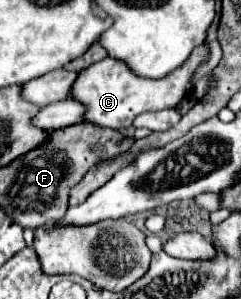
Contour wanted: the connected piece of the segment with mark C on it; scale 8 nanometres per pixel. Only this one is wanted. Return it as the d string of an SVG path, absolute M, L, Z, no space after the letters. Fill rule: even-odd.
M199 45L193 49L193 57L177 69L177 73L169 73L169 77L161 79L147 79L147 77L137 77L123 61L117 61L113 57L107 57L105 61L97 61L85 71L79 73L75 85L73 85L73 97L87 105L87 115L85 121L111 127L111 129L127 129L131 127L133 119L141 115L143 111L161 111L161 109L171 109L179 101L191 95L191 81L195 69L205 63L209 57L209 47Z

